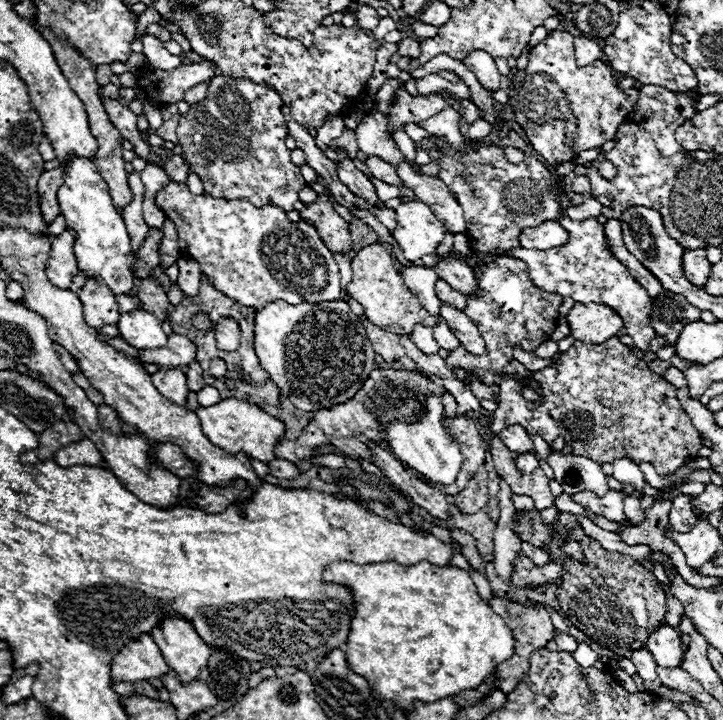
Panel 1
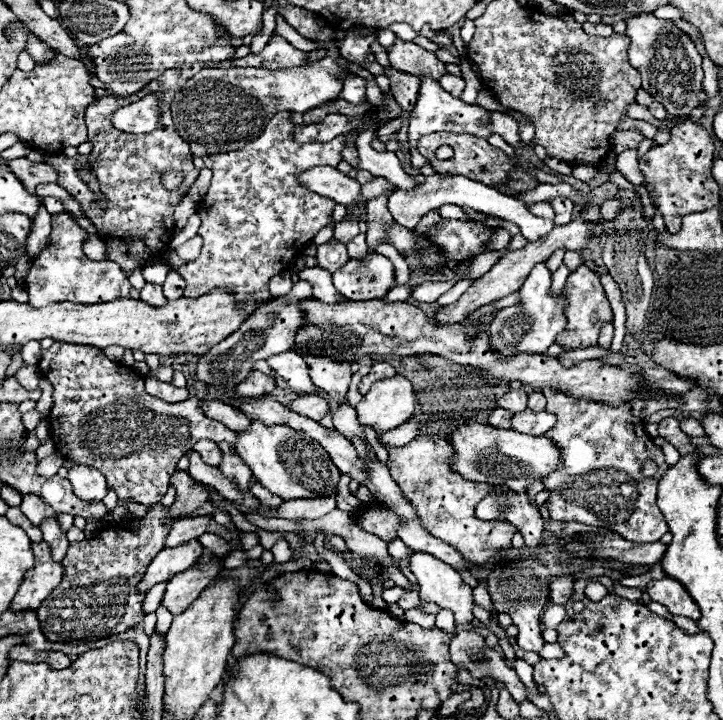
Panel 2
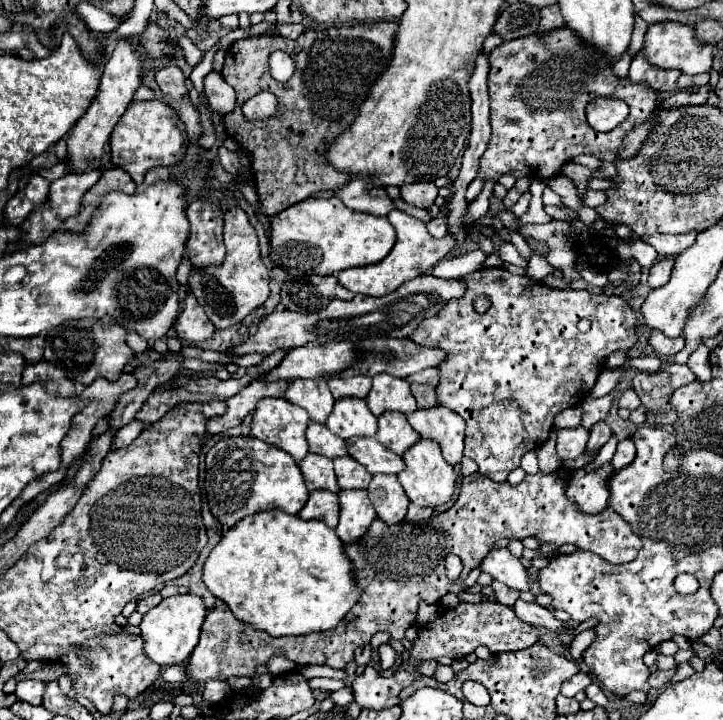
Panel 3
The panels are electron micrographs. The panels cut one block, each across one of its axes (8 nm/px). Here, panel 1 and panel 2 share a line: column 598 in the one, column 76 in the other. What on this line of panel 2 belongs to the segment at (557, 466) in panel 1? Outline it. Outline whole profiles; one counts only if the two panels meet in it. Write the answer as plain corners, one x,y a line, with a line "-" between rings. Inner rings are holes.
76,464
68,470
68,480
72,482
76,496
82,500
104,500
106,496
106,478
94,468

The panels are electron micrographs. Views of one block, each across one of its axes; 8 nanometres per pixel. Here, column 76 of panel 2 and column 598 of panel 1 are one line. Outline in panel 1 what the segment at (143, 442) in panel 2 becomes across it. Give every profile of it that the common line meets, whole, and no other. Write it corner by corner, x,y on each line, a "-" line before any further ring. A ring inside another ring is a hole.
616,336
604,344
584,344
576,340
568,352
564,352
552,366
534,372
532,378
512,378
502,374
498,380
500,386
500,406
494,410
494,420
490,432
496,436
512,424
524,426
530,434
542,436
546,442
554,442
558,436
566,440
566,446
572,448
576,456
588,456
598,464
612,464
618,458
628,458
634,464
650,462
658,474
672,474
682,468
696,452
702,448
702,436
694,428
692,420
682,412
682,406
676,398
676,388
666,382
662,376
654,374
644,360
638,360
628,346
624,346
-
538,382
540,386
532,386
-
522,388
532,388
544,396
540,402
530,402
522,398

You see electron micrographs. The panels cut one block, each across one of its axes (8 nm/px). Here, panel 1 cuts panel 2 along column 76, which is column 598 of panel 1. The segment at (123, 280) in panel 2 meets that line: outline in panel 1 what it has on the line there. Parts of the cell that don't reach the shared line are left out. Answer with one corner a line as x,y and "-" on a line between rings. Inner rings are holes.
562,216
562,226
568,230
570,238
564,246
558,248
550,248
544,252
530,252
524,250
522,246
518,248
510,248
510,250
500,250
496,254
484,254
478,256
476,252
472,252
468,256
468,264
474,268
480,262
484,262
484,266
492,264
492,260
496,260
498,256
512,256
518,258
522,262
526,262
530,276
534,280
536,286
560,294
560,296
570,296
576,302
588,304
588,302
598,302
598,304
606,304
612,310
616,310
620,314
620,318
624,320
624,328
628,330
628,336
634,340
634,344
642,350
648,352
648,344
654,338
652,326
648,324
648,308
652,308
650,296
648,292
630,276
628,268
624,264
620,264
610,250
604,244
604,226
596,222
596,218
592,220
568,220
568,216

